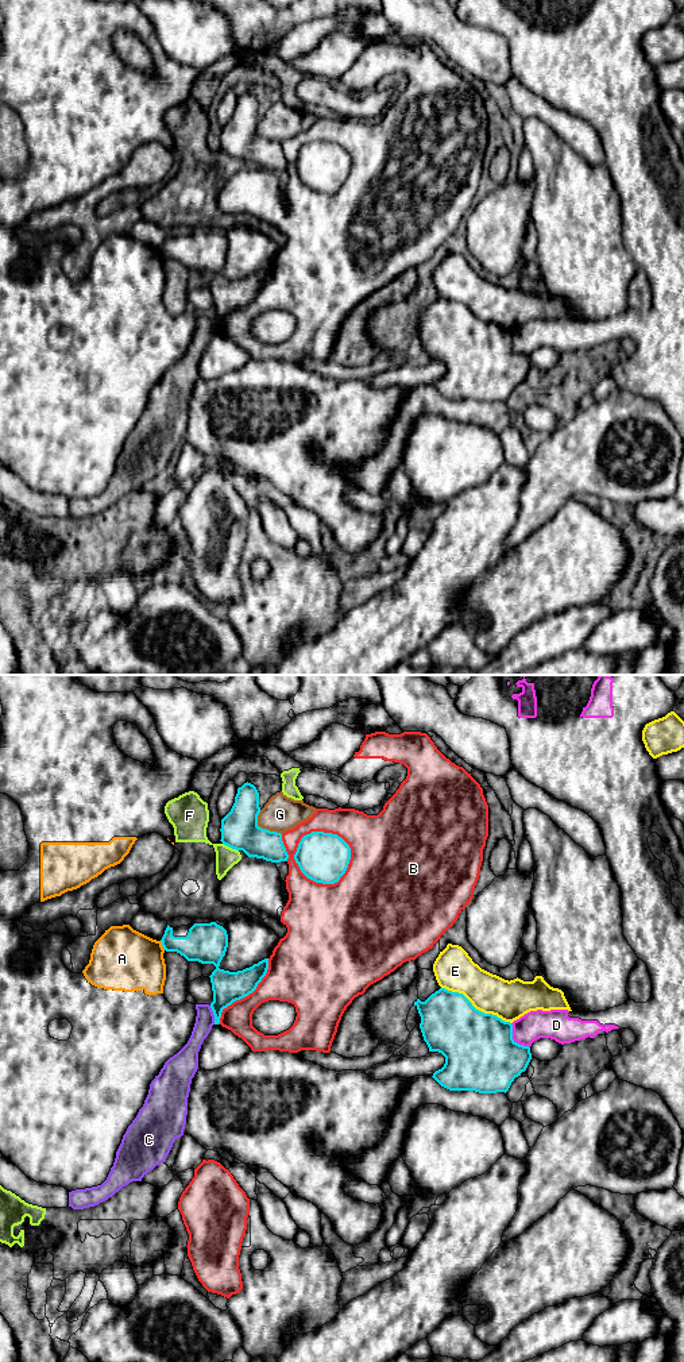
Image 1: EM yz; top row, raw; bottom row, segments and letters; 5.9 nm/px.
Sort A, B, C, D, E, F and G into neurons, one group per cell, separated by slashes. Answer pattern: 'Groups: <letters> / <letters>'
Groups: A / B / C G / D / E / F

